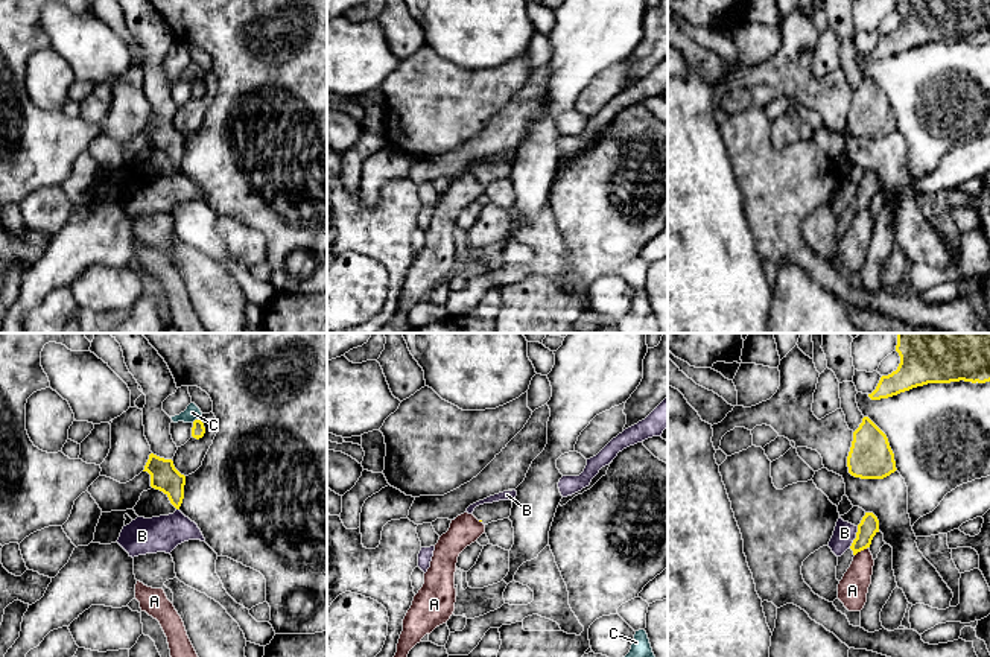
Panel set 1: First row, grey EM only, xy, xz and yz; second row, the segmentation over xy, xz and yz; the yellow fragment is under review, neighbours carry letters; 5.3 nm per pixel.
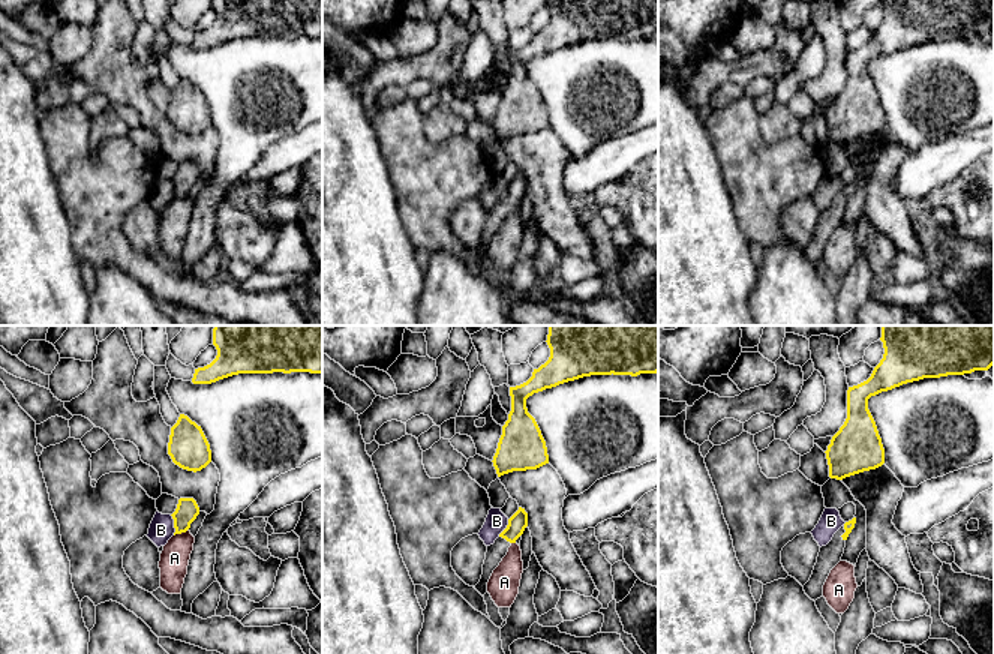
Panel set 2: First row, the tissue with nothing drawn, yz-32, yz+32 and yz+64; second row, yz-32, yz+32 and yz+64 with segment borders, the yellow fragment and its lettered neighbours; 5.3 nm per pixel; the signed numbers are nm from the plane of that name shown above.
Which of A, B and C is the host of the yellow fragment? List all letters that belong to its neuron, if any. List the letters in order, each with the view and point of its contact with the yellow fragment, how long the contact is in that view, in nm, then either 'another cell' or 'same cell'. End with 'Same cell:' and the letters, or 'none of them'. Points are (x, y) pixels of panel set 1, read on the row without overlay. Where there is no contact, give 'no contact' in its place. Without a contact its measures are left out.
A: contact yz (861, 209); length 90 nm; another cell
B: contact yz (856, 196); length 130 nm; another cell
C: contact xy (195, 79); length 50 nm; another cell
Same cell: none of them

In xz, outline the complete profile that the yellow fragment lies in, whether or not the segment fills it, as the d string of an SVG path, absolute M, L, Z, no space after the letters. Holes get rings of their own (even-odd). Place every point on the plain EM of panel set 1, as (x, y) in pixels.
M499 160L493 163L479 164L474 167L473 175L484 184L509 178L512 161L514 160Z

